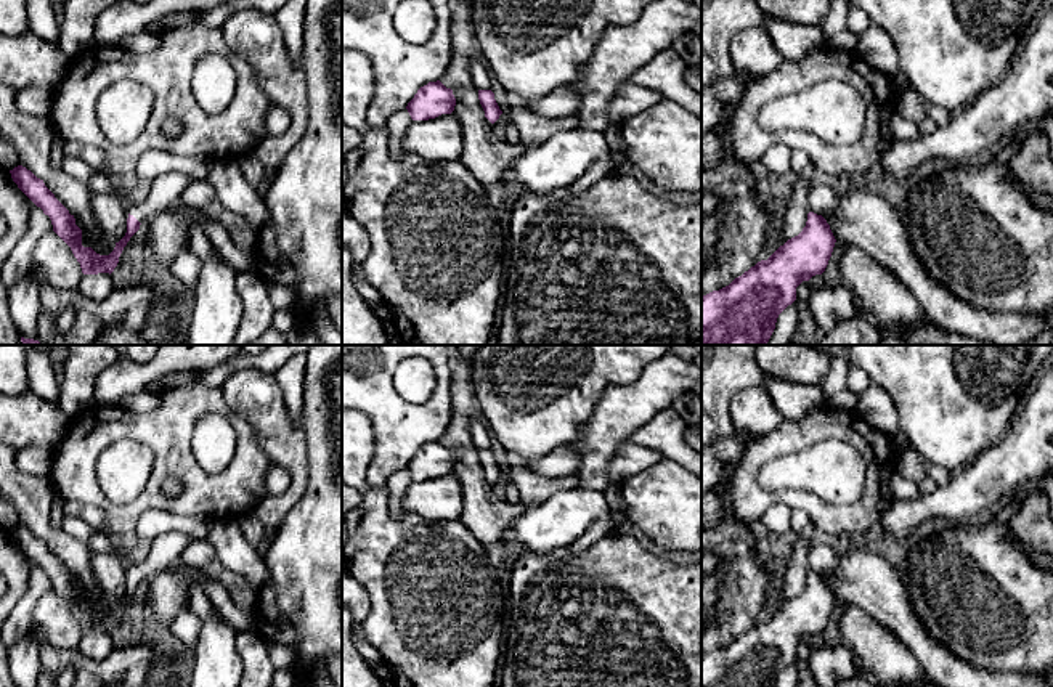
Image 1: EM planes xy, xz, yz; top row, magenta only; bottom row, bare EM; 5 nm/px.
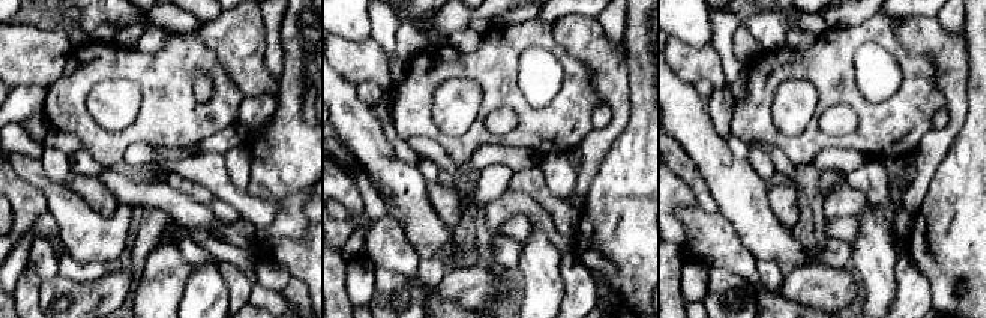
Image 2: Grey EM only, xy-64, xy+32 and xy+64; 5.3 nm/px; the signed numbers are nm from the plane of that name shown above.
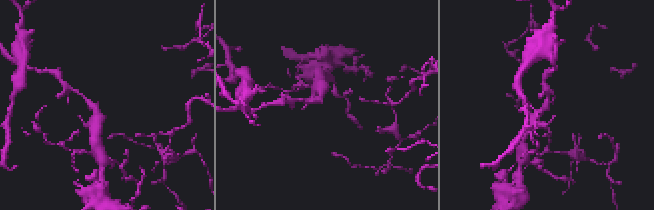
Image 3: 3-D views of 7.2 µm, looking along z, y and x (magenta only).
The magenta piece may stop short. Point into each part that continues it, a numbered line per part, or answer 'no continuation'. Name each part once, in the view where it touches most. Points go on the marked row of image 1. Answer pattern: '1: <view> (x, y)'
1: xy (236, 191)

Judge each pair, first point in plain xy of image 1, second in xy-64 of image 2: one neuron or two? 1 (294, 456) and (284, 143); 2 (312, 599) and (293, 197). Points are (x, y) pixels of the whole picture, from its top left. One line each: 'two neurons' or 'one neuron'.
1: two neurons
2: one neuron

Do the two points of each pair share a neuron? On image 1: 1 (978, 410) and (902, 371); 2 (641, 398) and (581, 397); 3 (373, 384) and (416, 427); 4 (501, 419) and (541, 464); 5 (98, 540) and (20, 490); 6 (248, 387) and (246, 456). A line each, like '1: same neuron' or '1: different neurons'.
1: same neuron
2: different neurons
3: same neuron
4: different neurons
5: different neurons
6: different neurons

